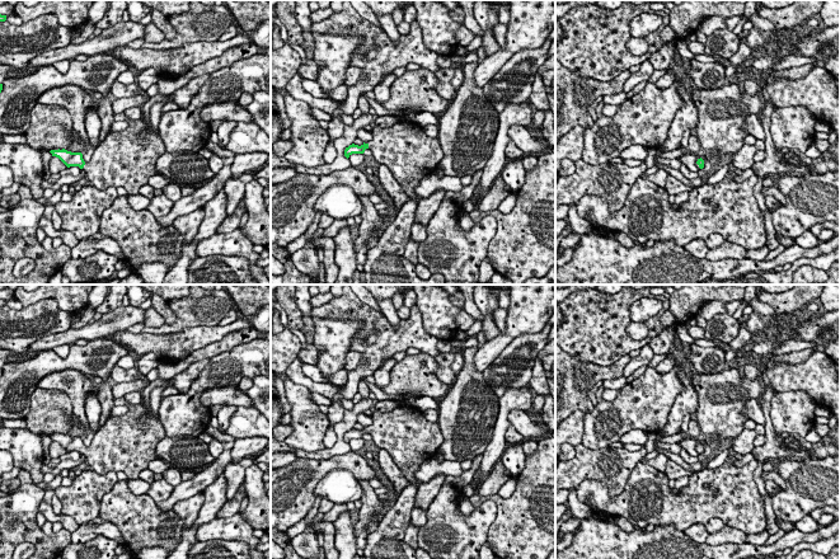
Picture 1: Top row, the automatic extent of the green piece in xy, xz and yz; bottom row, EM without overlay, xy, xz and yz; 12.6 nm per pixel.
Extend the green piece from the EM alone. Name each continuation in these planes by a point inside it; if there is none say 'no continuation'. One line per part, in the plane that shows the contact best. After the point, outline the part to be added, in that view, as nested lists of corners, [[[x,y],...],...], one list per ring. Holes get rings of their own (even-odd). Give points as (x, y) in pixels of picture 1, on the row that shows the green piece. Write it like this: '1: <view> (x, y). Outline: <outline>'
1: xy (122, 159). Outline: [[[142,117],[127,119],[127,122],[128,127],[125,131],[111,132],[95,147],[90,161],[85,163],[83,168],[89,184],[100,191],[108,187],[123,187],[127,194],[139,194],[140,188],[158,174],[156,160],[166,151],[163,138]]]

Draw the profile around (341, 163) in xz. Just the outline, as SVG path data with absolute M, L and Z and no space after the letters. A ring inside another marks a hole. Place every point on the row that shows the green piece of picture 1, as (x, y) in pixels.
M361 114L355 119L352 126L344 126L343 135L334 138L333 144L337 150L337 156L332 164L324 164L316 168L305 168L302 165L295 165L288 163L283 156L277 156L271 147L271 170L276 168L294 168L296 173L313 174L313 175L328 175L335 170L346 170L351 166L349 159L344 156L344 150L355 142L357 138L357 131L372 121L372 114Z

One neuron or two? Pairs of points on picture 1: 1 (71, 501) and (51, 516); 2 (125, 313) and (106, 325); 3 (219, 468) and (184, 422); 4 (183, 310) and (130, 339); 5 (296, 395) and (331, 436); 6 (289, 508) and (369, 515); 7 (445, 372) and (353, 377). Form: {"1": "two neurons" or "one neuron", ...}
{"1": "two neurons", "2": "one neuron", "3": "two neurons", "4": "two neurons", "5": "two neurons", "6": "two neurons", "7": "two neurons"}

